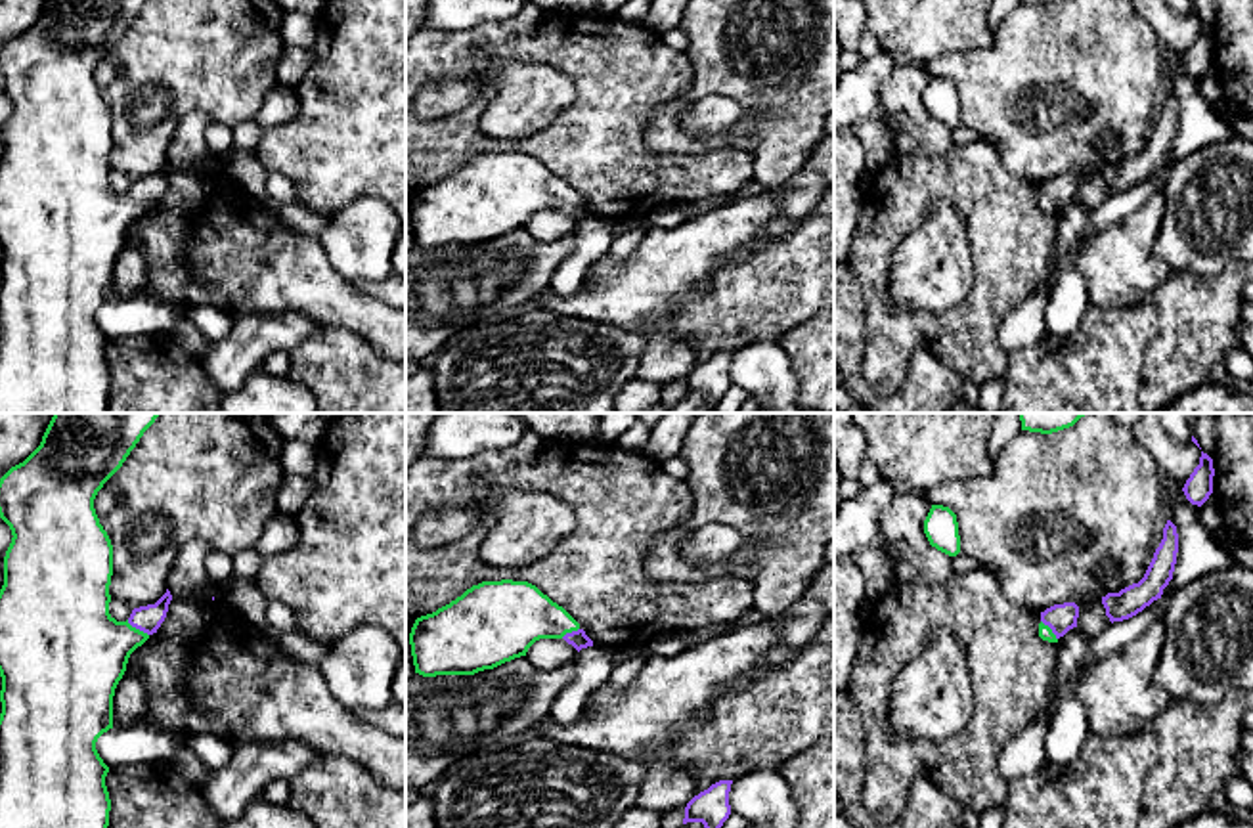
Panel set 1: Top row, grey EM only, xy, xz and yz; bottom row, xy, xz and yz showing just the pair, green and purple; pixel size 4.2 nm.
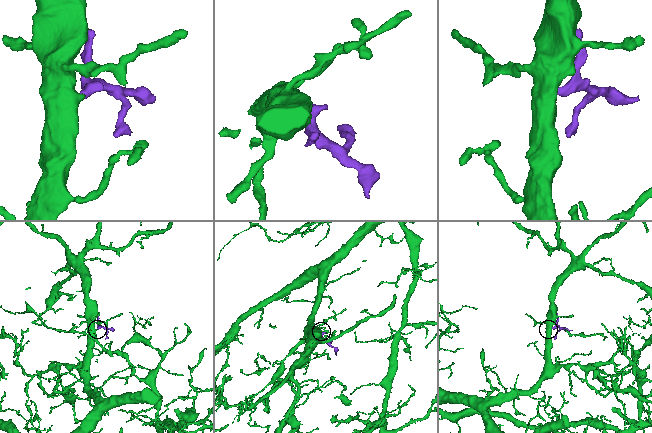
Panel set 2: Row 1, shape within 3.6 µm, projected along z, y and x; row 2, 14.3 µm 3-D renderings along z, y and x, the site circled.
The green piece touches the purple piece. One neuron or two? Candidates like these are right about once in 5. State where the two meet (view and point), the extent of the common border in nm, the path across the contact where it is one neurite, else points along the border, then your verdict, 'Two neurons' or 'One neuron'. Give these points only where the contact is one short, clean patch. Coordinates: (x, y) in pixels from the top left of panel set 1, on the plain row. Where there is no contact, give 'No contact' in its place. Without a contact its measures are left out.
Touches green at xy (138, 201). Shared border 120 nm. Path across: xy (83, 222), (111, 215), (138, 201), (148, 190). One neuron

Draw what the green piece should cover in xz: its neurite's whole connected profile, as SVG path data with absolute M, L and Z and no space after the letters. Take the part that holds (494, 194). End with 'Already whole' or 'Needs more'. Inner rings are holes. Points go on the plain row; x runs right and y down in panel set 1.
M482 153L415 191L409 216L415 245L474 247L526 228L539 210L593 218L580 195L528 153Z. Needs more

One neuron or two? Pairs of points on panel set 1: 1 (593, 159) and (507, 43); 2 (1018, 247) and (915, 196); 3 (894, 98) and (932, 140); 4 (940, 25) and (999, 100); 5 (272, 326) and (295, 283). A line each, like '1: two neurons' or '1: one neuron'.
1: one neuron
2: one neuron
3: one neuron
4: two neurons
5: two neurons

